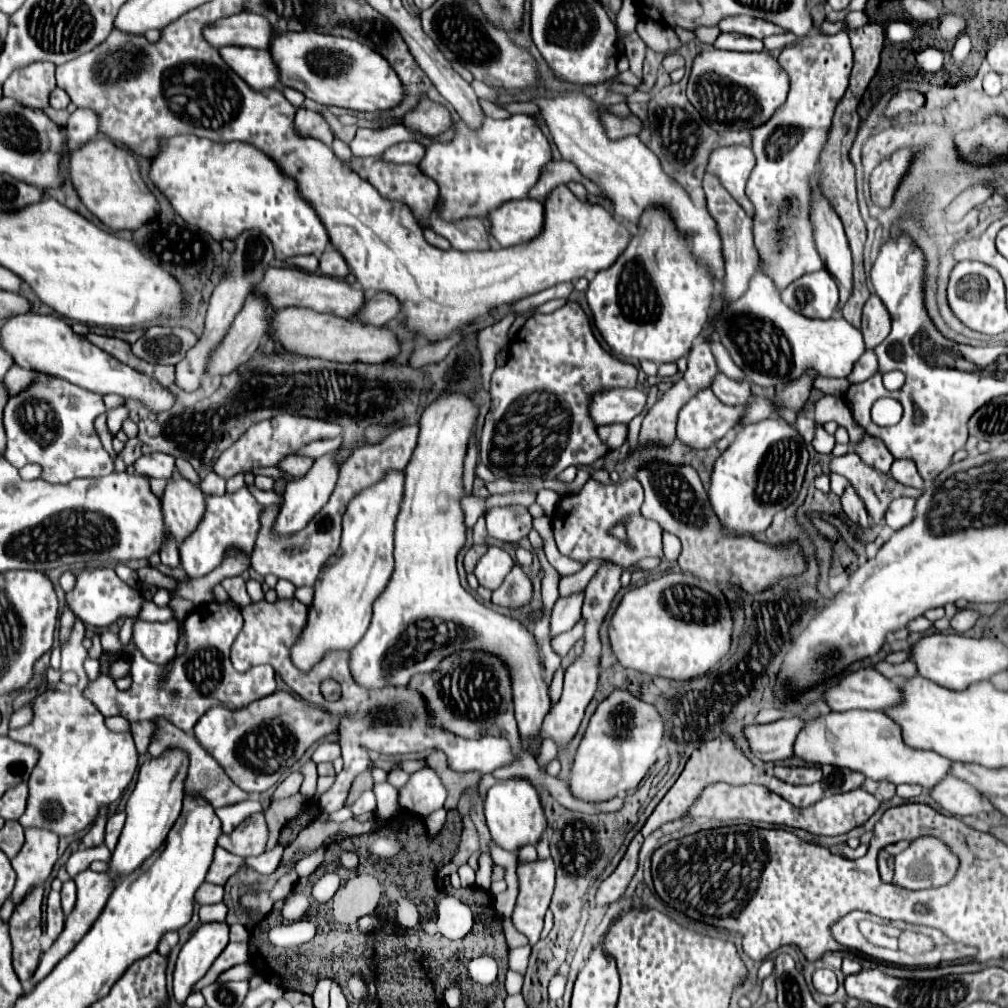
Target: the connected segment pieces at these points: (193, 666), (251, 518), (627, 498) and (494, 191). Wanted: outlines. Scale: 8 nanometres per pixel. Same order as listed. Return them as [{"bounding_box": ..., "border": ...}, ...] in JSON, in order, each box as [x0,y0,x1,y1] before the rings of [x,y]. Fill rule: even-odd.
[{"bounding_box":[86,604,276,734],"border":[[[202,604],[190,612],[184,620],[186,650],[166,664],[154,664],[146,660],[138,648],[130,658],[132,686],[128,690],[116,690],[114,694],[86,696],[92,700],[104,716],[124,716],[126,720],[164,718],[180,730],[192,734],[198,718],[216,704],[236,710],[276,690],[276,672],[272,666],[254,666],[248,672],[238,672],[230,662],[230,646],[244,626],[238,608],[224,604]]]},{"bounding_box":[180,486,264,578],"border":[[[242,486],[238,492],[222,494],[222,496],[206,496],[206,512],[196,526],[196,530],[180,544],[180,560],[182,568],[190,578],[202,578],[216,570],[230,548],[250,556],[256,544],[256,536],[260,532],[260,516],[264,506],[250,494],[248,486]]]},{"bounding_box":[552,478,662,568],"border":[[[590,478],[580,492],[566,494],[560,498],[554,516],[552,516],[552,530],[558,550],[586,564],[590,558],[612,558],[612,562],[628,568],[642,558],[658,556],[662,558],[662,528],[658,522],[646,520],[640,514],[640,506],[644,502],[644,490],[636,478],[622,480],[618,484],[602,484]],[[618,522],[626,524],[626,534],[634,542],[634,550],[628,550],[622,540],[610,534],[612,526]]]},{"bounding_box":[418,114,550,218],"border":[[[514,114],[508,120],[486,118],[486,126],[482,126],[478,134],[470,134],[470,130],[458,122],[454,142],[426,148],[426,156],[418,168],[436,180],[442,210],[446,210],[450,218],[478,218],[490,210],[496,210],[504,202],[526,198],[528,190],[540,180],[540,174],[550,160],[550,142],[538,128],[536,120],[526,114]]]}]

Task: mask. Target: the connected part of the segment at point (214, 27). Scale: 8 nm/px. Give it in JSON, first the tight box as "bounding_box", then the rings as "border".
{"bounding_box":[204,12,276,50],"border":[[[240,12],[232,18],[218,20],[204,30],[204,38],[216,46],[250,46],[258,50],[270,50],[276,30],[266,16],[254,12]]]}

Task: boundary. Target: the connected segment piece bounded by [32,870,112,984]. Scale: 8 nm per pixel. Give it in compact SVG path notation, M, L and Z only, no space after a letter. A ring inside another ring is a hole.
M84 870L84 872L80 872L80 874L74 878L74 882L76 882L76 886L78 886L76 906L74 906L72 914L66 918L66 924L64 924L62 934L56 938L56 942L52 944L52 948L42 954L40 964L38 964L38 970L36 970L34 976L32 976L32 984L38 982L38 978L44 978L46 974L50 974L50 970L80 942L80 938L90 930L90 926L94 924L94 920L100 916L100 912L102 912L102 908L104 908L104 904L106 904L106 900L108 900L108 894L112 892L112 890L106 890L106 872L98 874L98 872L92 872L92 870Z

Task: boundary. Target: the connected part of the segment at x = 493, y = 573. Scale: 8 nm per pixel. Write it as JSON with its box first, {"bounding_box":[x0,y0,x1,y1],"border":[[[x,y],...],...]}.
{"bounding_box":[474,546,514,590],"border":[[[490,546],[488,552],[478,560],[474,574],[482,586],[488,590],[496,590],[502,584],[502,578],[512,570],[514,560],[508,552],[498,546]]]}

